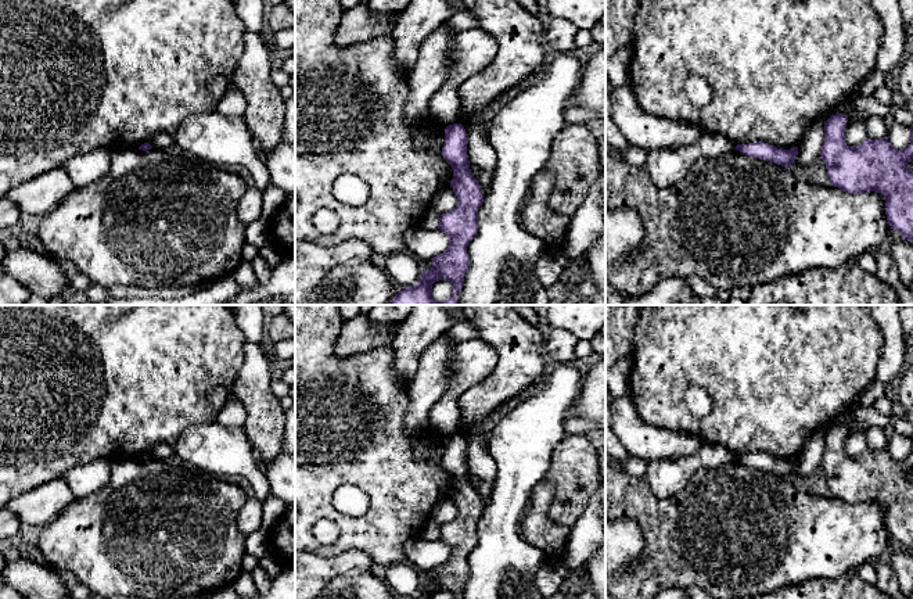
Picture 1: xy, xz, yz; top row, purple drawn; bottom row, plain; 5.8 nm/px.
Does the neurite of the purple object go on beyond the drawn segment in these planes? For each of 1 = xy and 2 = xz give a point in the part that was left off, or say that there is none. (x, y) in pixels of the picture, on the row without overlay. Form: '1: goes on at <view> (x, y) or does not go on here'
1: does not go on here
2: does not go on here

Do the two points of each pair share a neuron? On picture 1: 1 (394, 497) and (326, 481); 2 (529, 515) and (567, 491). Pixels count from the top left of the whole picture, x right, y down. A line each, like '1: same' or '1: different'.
1: same
2: different

